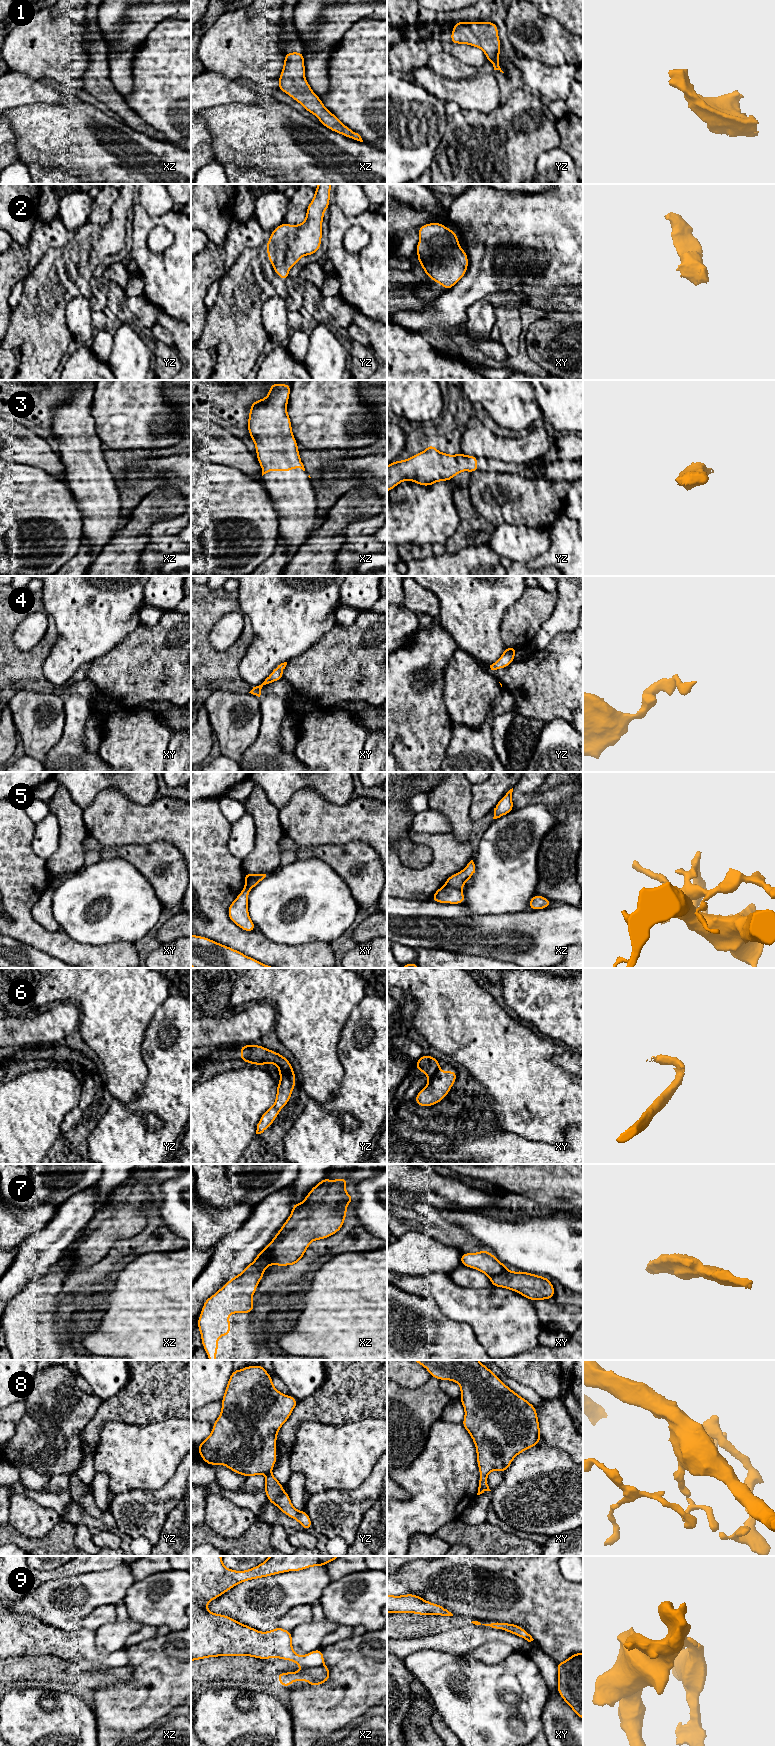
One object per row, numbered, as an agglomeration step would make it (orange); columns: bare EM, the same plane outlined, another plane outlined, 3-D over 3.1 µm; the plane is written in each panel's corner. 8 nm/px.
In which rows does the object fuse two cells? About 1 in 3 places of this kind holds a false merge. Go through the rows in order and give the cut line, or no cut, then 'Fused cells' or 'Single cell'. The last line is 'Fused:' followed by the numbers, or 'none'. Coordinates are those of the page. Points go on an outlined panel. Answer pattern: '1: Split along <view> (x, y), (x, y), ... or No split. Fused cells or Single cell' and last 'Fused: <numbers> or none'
1: No split. Single cell
2: No split. Single cell
3: No split. Single cell
4: No split. Single cell
5: Split along xz (445, 884), (460, 889). Fused cells
6: Split along yz (279, 1069), (294, 1074). Fused cells
7: Split along xz (264, 1248), (269, 1264). Fused cells
8: No split. Single cell
9: Split along xz (323, 1664), (317, 1667), (304, 1668). Fused cells
Fused: 5, 6, 7, 9

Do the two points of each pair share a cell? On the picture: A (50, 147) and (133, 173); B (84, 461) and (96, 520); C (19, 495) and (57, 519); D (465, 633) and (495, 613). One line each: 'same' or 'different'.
A: same
B: same
C: same
D: same

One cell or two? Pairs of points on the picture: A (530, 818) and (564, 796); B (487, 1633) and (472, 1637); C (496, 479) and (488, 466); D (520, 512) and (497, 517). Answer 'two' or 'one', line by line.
A: two
B: one
C: two
D: one

